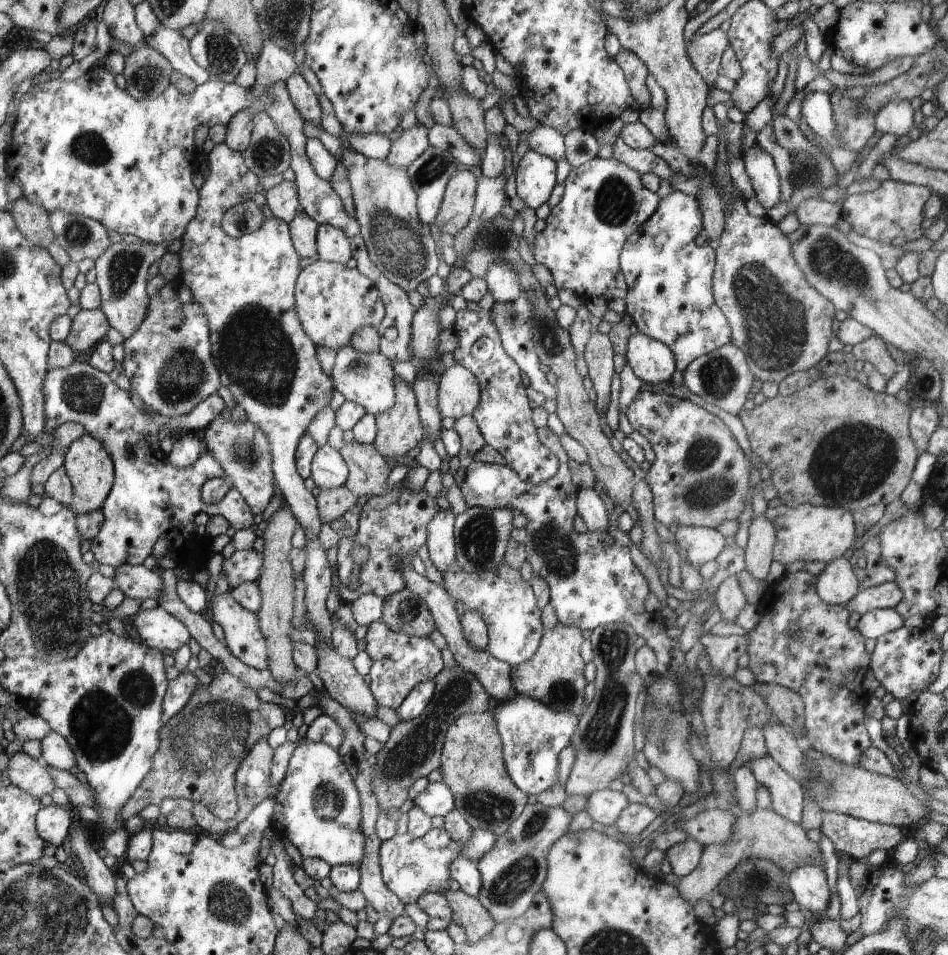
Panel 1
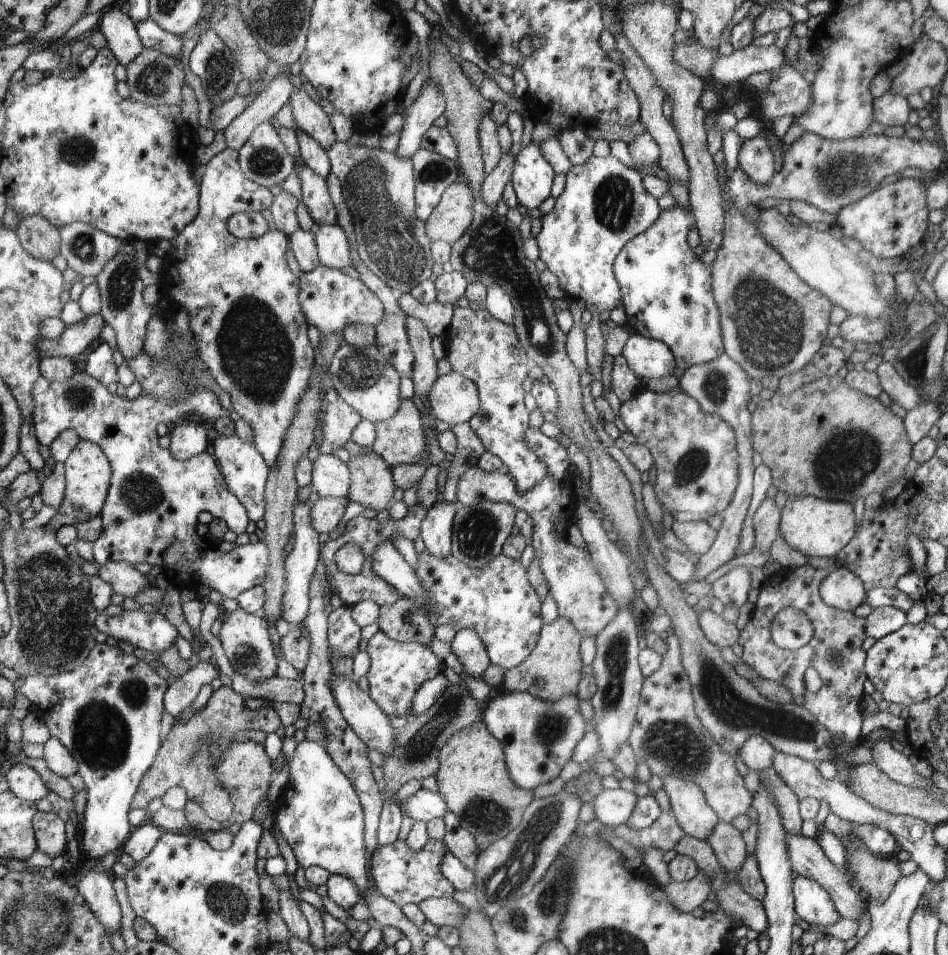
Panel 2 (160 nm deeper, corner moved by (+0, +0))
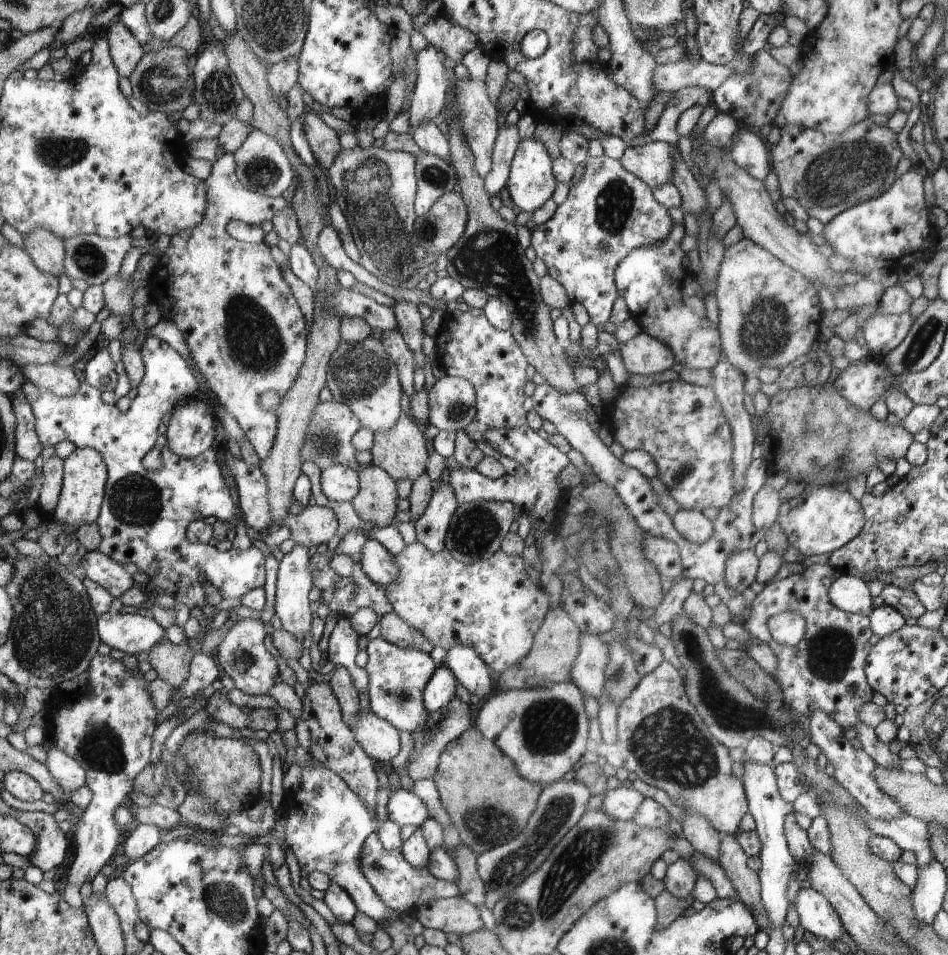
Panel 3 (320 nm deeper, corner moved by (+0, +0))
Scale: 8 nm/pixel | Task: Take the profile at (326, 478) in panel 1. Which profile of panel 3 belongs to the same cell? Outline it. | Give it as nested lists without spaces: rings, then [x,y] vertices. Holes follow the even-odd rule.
[[[342,464],[321,470],[321,492],[330,501],[348,502],[359,494],[359,474]]]

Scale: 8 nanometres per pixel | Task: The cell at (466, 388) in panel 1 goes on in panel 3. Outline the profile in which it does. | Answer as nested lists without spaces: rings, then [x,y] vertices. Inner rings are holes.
[[[445,375],[432,386],[428,398],[429,425],[439,431],[456,433],[476,417],[476,390],[464,378]]]

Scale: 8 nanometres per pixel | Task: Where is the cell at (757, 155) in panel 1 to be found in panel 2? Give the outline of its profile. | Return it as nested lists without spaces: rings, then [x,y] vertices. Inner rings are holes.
[[[764,135],[744,139],[736,156],[740,169],[756,184],[766,184],[774,178],[774,154]]]

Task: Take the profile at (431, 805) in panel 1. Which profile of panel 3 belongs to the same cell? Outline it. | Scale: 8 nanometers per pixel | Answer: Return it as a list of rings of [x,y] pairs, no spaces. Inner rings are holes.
[[[403,789],[396,790],[391,794],[391,799],[386,804],[388,809],[389,819],[401,826],[414,825],[421,827],[421,825],[429,818],[430,810],[426,807],[424,802],[414,794]]]

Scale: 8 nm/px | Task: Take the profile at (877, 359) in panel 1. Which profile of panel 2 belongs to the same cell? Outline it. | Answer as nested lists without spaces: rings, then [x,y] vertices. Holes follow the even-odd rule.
[[[882,362],[875,372],[880,380],[881,390],[902,408],[910,411],[924,402],[919,392],[900,378],[894,364]]]

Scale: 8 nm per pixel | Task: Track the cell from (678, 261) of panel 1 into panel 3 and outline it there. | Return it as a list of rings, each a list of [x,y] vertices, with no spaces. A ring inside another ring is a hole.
[[[674,224],[662,242],[630,250],[614,270],[615,286],[642,332],[666,344],[676,363],[694,370],[711,370],[722,353],[720,332],[706,316],[705,295],[695,272],[682,264],[686,254],[681,242],[685,236],[684,226]]]

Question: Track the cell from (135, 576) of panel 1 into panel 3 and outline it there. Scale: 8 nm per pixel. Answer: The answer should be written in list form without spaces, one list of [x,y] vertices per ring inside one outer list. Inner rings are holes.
[[[88,551],[82,557],[79,566],[84,570],[86,580],[104,586],[114,599],[120,599],[126,590],[136,585],[133,576],[124,569],[122,564],[114,562],[110,556],[98,551]]]

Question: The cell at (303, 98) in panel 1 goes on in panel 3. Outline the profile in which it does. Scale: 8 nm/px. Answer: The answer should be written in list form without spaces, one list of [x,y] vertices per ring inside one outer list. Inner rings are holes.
[[[314,111],[305,112],[302,116],[305,138],[316,161],[320,167],[330,169],[341,150],[338,132],[325,124],[321,116]]]

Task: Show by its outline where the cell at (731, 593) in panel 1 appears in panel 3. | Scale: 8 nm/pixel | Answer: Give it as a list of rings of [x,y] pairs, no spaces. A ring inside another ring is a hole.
[[[754,549],[742,550],[730,554],[726,562],[724,580],[732,592],[742,594],[749,588],[752,582],[756,581],[756,574],[759,568],[759,559]]]

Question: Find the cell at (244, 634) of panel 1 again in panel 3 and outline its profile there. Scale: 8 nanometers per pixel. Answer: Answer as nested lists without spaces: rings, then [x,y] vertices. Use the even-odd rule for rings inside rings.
[[[239,618],[226,632],[222,643],[217,647],[219,669],[234,680],[234,687],[250,696],[267,694],[275,686],[278,676],[278,662],[264,646],[266,630],[261,620],[248,620]]]

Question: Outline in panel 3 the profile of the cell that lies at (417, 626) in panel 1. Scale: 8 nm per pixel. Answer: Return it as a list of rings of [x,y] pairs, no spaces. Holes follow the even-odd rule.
[[[394,610],[380,617],[380,628],[380,637],[395,646],[424,650],[426,654],[430,654],[435,647],[426,635],[404,622]]]

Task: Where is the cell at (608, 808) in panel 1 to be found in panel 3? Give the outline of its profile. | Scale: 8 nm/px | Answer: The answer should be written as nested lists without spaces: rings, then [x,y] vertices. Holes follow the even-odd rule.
[[[622,785],[616,790],[606,790],[600,810],[604,810],[614,820],[633,821],[638,806],[644,800],[644,796],[638,790]]]

